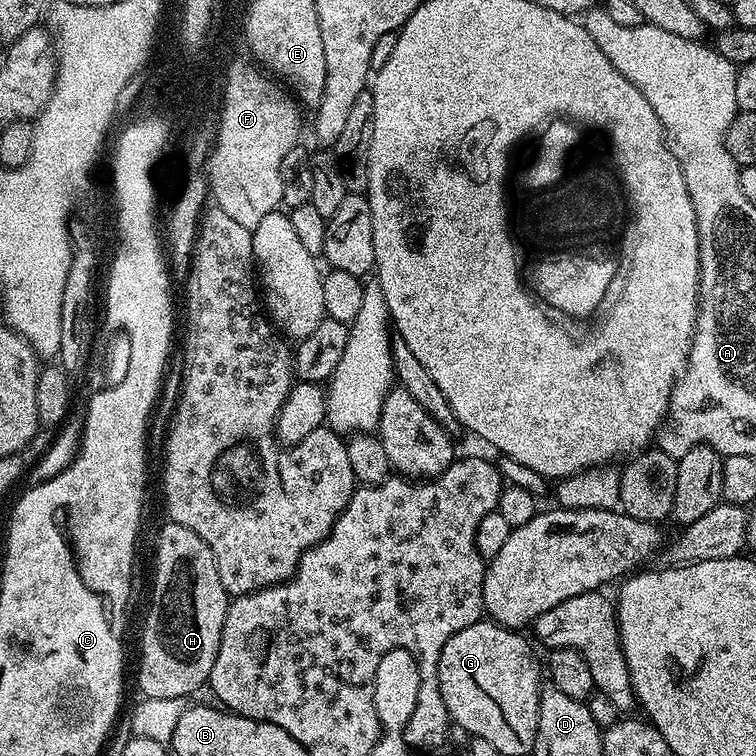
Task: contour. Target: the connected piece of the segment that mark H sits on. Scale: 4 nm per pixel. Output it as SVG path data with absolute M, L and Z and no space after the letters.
M164 522L160 528L160 533L156 536L156 577L152 580L152 605L148 608L148 617L144 620L144 633L140 636L140 673L137 674L136 680L140 683L140 696L144 698L158 698L165 700L166 698L174 698L183 701L184 696L188 696L191 692L202 689L208 683L208 675L214 666L214 658L218 658L218 646L222 638L222 626L226 622L226 610L230 603L228 591L222 586L222 578L218 578L218 566L214 562L214 554L212 548L206 546L206 542L202 542L202 538L198 538L198 534L194 534L194 530L190 530L181 524Z

